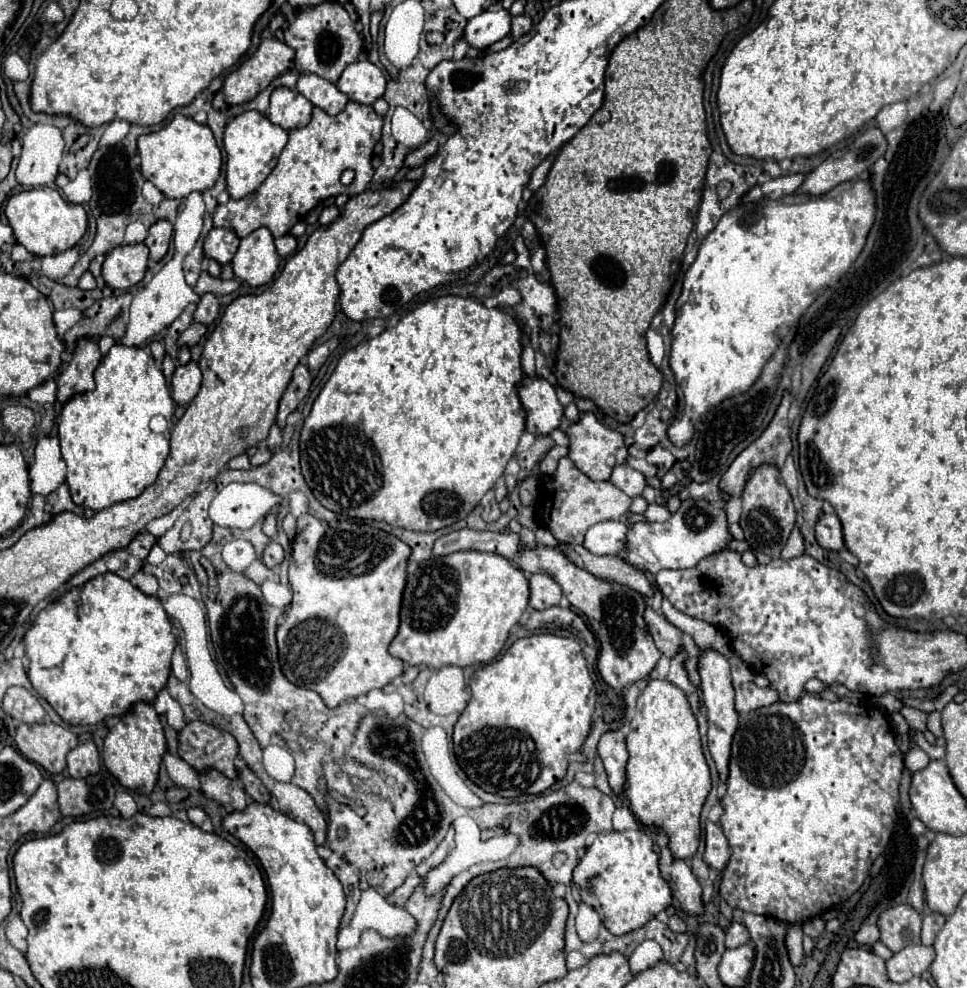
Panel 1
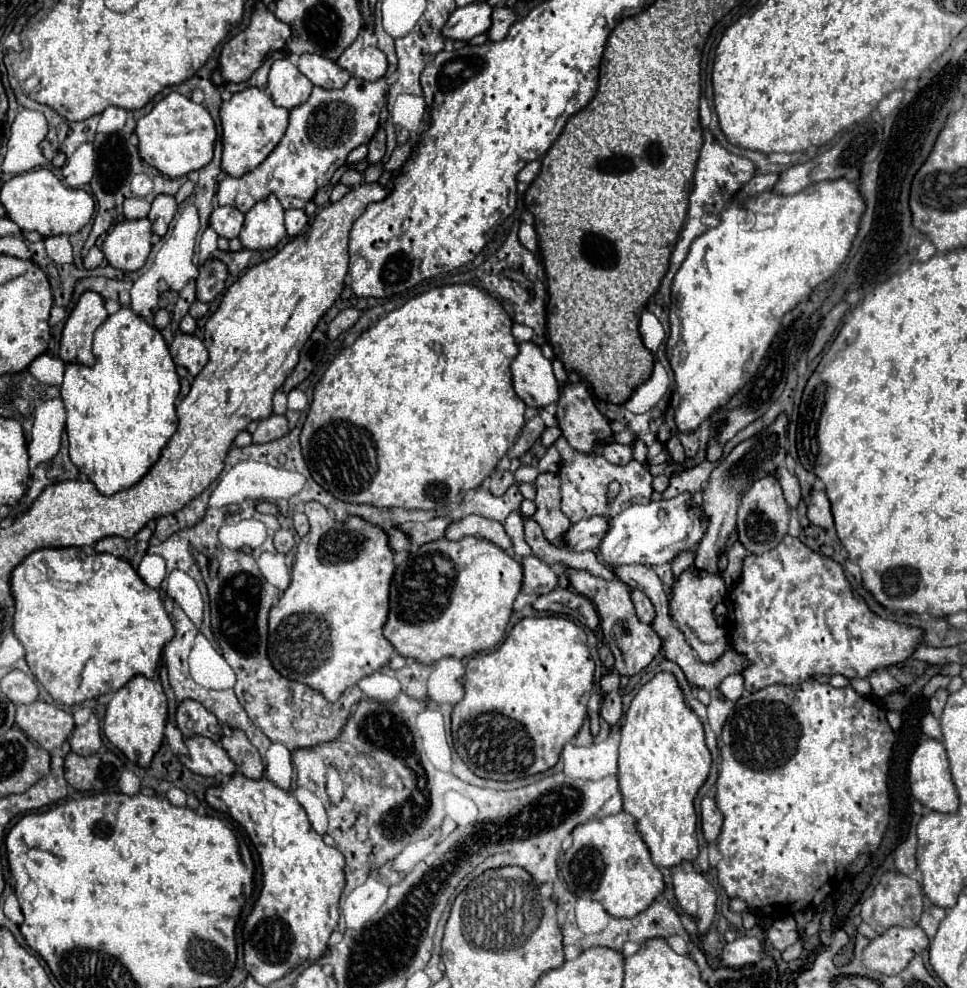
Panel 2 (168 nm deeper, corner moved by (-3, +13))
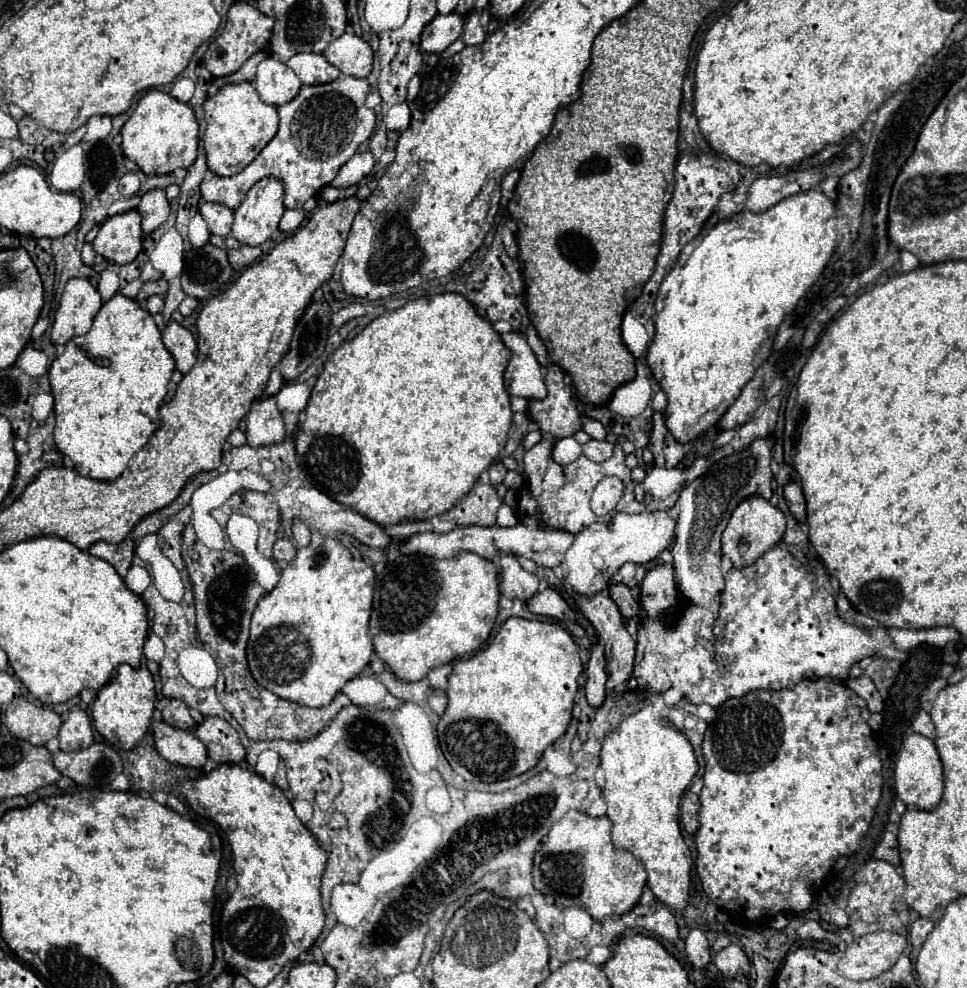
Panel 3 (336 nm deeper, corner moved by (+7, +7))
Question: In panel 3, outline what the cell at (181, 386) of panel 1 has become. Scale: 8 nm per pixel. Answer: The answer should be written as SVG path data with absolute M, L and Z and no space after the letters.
M168 323L162 331L162 343L168 349L168 353L172 355L172 359L176 361L176 367L182 373L188 373L198 357L198 345L192 337L192 333L178 323Z

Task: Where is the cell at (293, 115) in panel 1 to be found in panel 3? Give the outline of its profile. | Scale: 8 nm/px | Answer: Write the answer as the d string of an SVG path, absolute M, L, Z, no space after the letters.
M268 57L258 65L254 87L264 103L280 107L300 93L302 83L282 61Z

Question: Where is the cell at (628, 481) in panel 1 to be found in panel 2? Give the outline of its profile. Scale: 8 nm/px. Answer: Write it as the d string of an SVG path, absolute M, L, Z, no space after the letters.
M606 443L604 445L604 457L618 465L618 463L628 463L632 459L632 447L630 445L620 445L620 443Z

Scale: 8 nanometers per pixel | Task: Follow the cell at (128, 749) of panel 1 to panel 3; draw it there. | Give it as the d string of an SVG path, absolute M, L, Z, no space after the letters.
M122 665L116 671L114 679L98 693L92 705L92 723L104 741L122 751L132 751L142 743L142 739L152 729L154 707L156 707L156 693L148 669L132 669L130 665Z

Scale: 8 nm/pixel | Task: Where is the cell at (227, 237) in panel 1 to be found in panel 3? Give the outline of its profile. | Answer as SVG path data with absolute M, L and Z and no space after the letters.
M204 203L200 207L200 215L208 223L208 229L212 235L228 237L232 231L232 221L234 221L234 211L226 205L220 203Z

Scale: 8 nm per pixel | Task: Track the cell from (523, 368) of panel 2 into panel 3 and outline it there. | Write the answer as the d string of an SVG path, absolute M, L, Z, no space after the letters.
M504 333L502 343L512 351L512 359L504 371L504 385L510 397L524 397L528 401L546 397L546 383L542 381L542 367L520 333Z

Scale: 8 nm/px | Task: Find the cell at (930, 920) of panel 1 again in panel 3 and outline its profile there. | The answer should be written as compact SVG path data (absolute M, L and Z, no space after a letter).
M918 917L912 925L910 925L910 943L914 945L914 949L920 949L926 935L934 929L934 921L926 919L926 917Z

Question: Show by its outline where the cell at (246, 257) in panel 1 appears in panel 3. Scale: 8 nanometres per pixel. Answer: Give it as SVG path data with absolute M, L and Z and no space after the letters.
M262 179L258 181L246 201L234 211L234 225L232 225L232 237L248 247L260 247L264 241L270 239L270 235L278 229L278 221L282 217L282 185L276 179Z

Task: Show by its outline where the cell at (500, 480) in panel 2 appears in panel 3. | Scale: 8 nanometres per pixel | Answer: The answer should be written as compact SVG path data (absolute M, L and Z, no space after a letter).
M494 461L490 467L488 467L488 481L492 487L498 487L506 477L506 469L502 467L500 461Z

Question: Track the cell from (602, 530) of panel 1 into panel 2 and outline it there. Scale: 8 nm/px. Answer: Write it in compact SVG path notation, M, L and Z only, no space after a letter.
M590 517L590 519L582 519L578 523L572 523L570 529L566 531L564 539L564 547L570 551L588 551L588 549L596 549L598 543L602 541L602 535L606 533L608 527L608 519L606 517Z

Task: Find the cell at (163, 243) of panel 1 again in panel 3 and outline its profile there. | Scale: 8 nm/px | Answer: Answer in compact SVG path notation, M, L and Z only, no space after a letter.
M160 189L144 193L138 213L142 215L142 231L144 233L152 233L154 229L158 229L168 219L168 213L170 213L166 193Z

